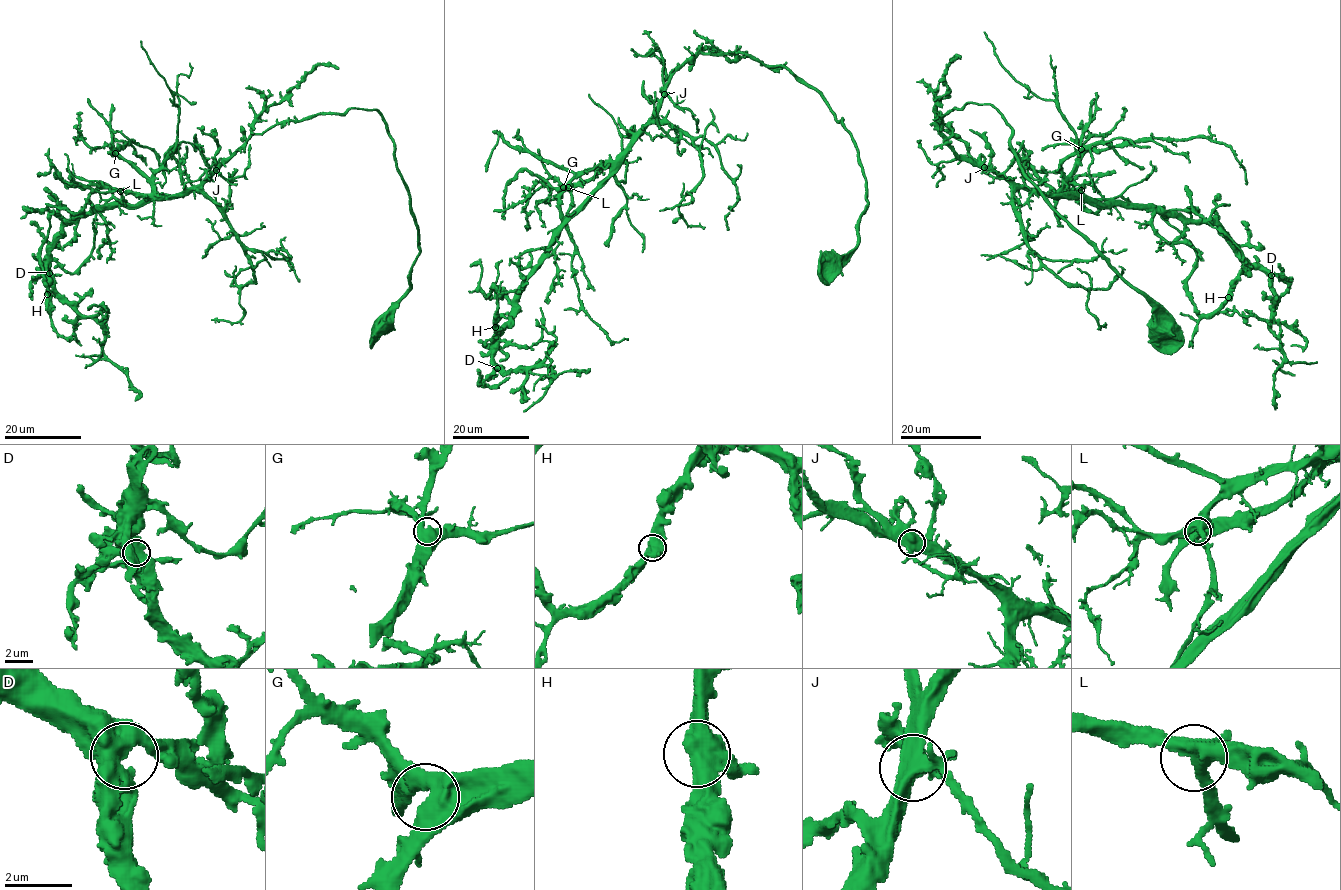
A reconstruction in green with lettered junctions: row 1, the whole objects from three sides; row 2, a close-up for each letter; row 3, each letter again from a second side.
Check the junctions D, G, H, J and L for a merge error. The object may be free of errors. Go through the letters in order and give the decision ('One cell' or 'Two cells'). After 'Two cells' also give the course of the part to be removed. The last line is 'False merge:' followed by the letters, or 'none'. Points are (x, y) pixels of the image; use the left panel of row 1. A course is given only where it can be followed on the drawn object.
D: One cell
G: One cell
H: One cell
J: One cell
L: One cell
False merge: none

